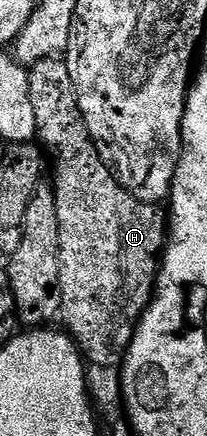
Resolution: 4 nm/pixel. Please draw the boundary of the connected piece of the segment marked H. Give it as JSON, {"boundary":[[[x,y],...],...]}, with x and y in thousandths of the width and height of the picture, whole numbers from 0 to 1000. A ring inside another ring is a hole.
{"boundary":[[[232,133],[145,149],[150,220],[174,255],[179,321],[266,374],[266,461],[275,509],[295,509],[285,599],[295,601],[295,743],[382,794],[425,837],[556,849],[614,819],[652,773],[652,752],[691,713],[729,700],[778,599],[816,557],[816,495],[763,468],[681,468],[662,452],[575,424],[551,394],[488,362],[478,333],[440,319],[411,271],[382,250],[372,206],[304,133]]]}

